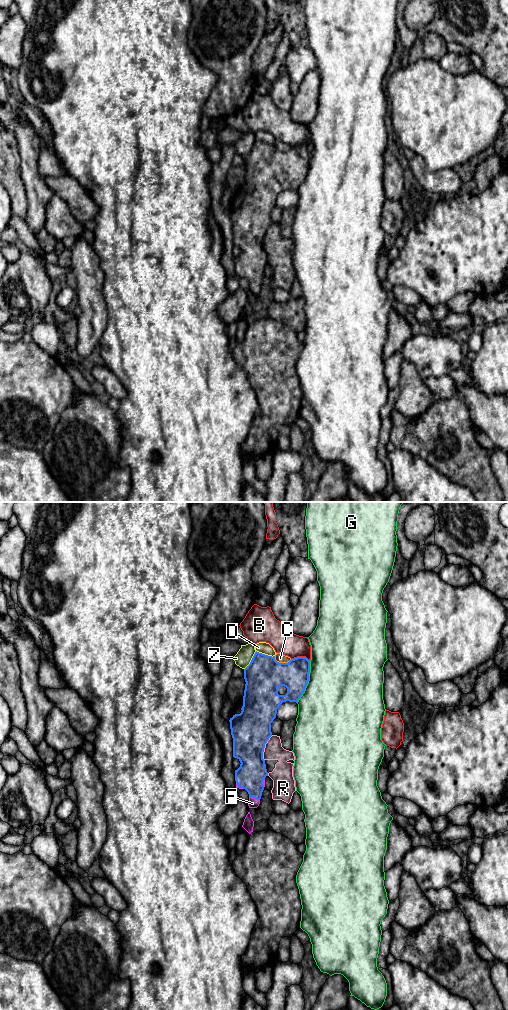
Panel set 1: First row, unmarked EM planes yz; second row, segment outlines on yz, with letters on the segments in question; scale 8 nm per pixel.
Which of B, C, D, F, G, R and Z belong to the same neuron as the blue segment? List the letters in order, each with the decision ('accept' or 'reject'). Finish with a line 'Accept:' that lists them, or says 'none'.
B: reject
C: reject
D: reject
F: accept
G: reject
R: reject
Z: reject
Accept: F

